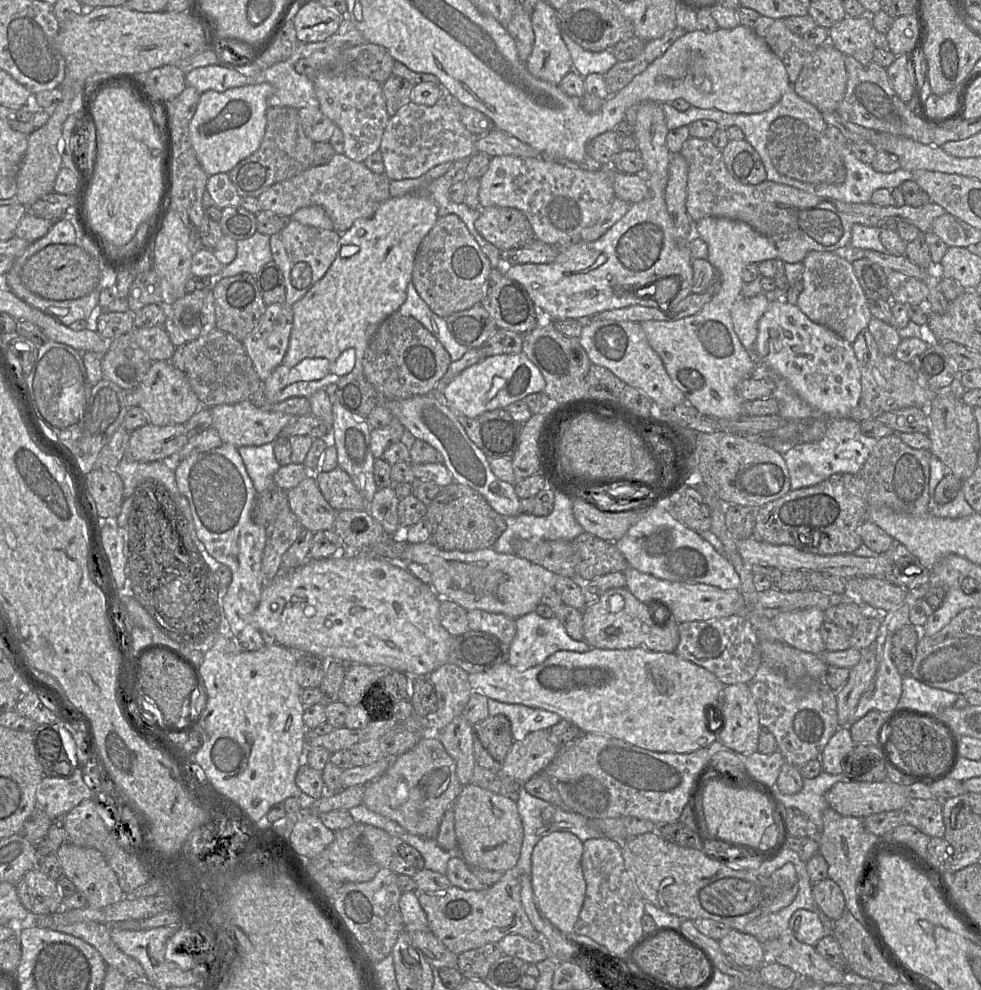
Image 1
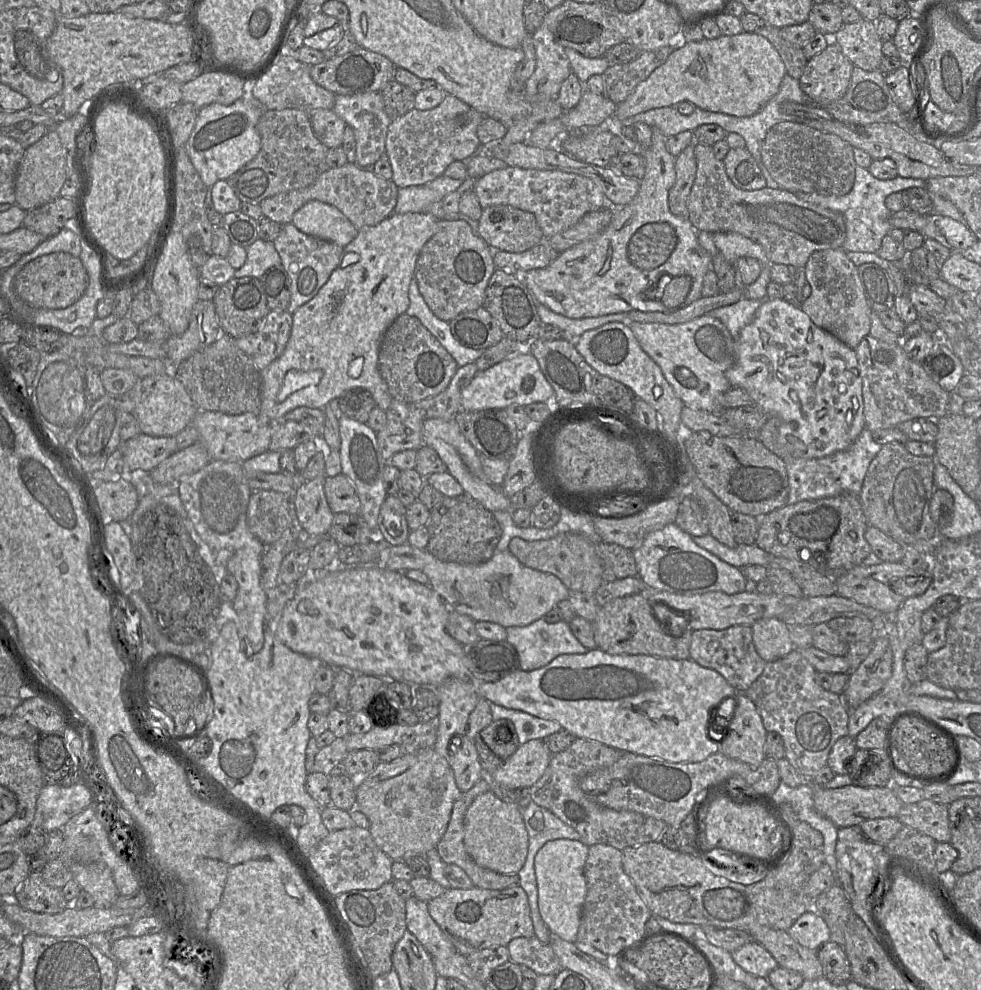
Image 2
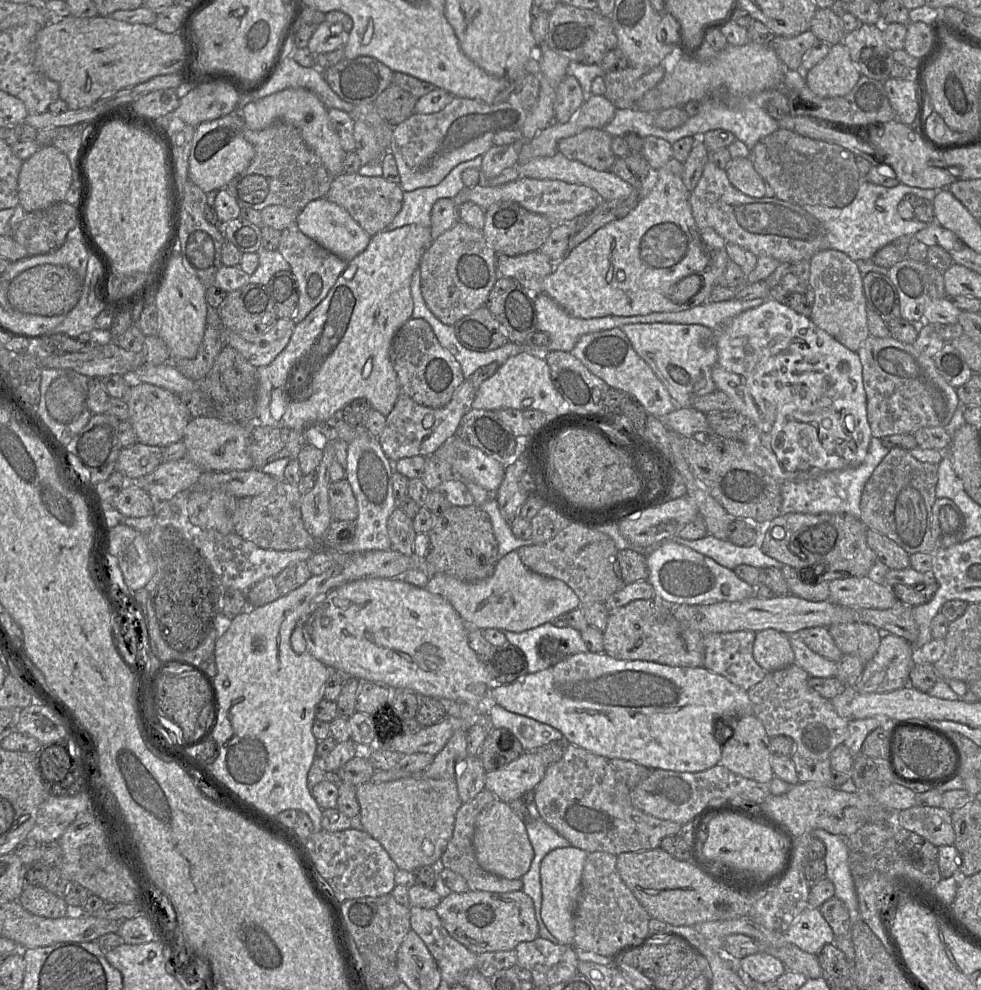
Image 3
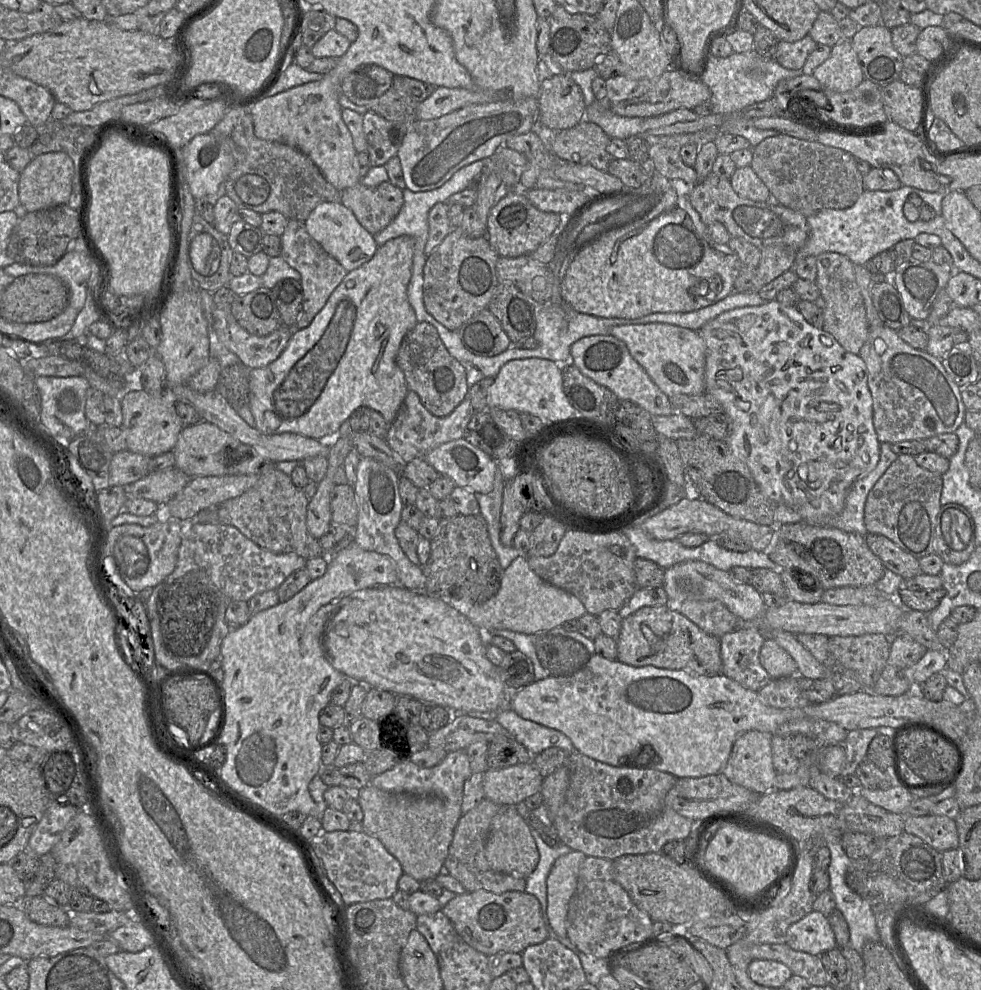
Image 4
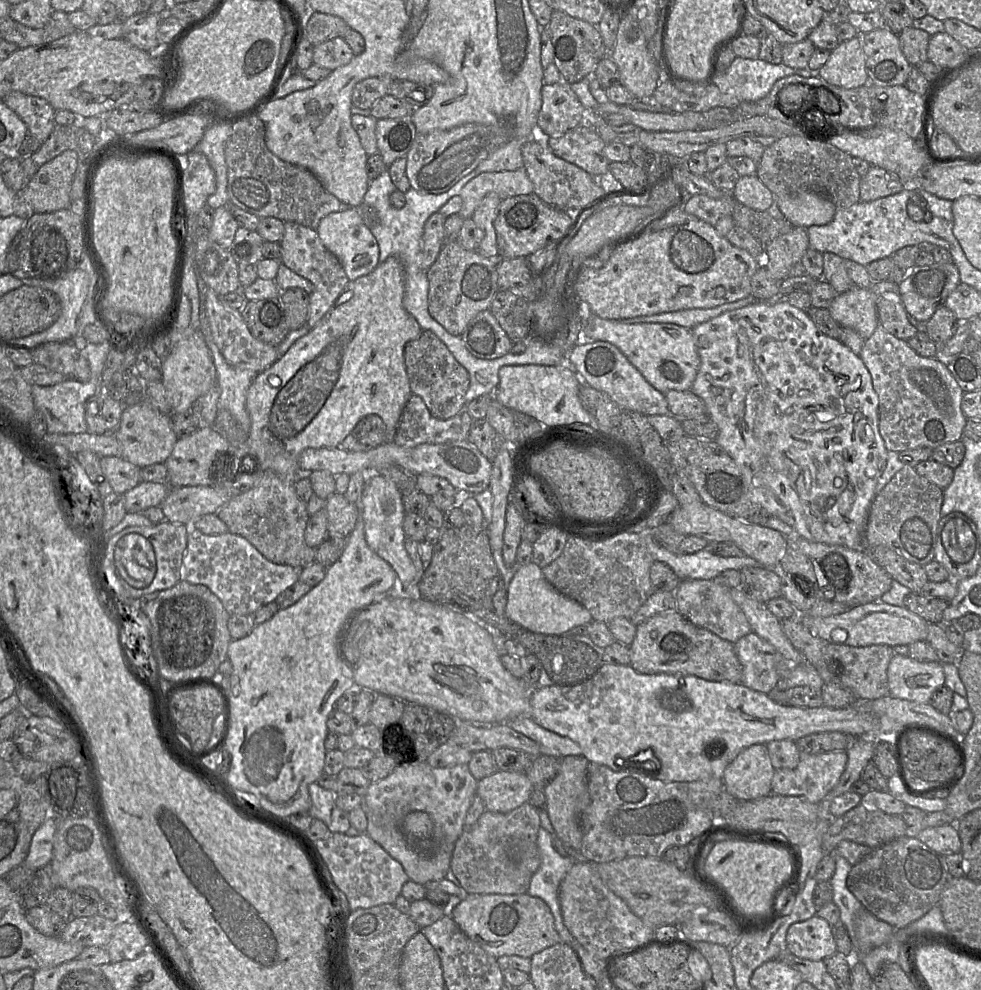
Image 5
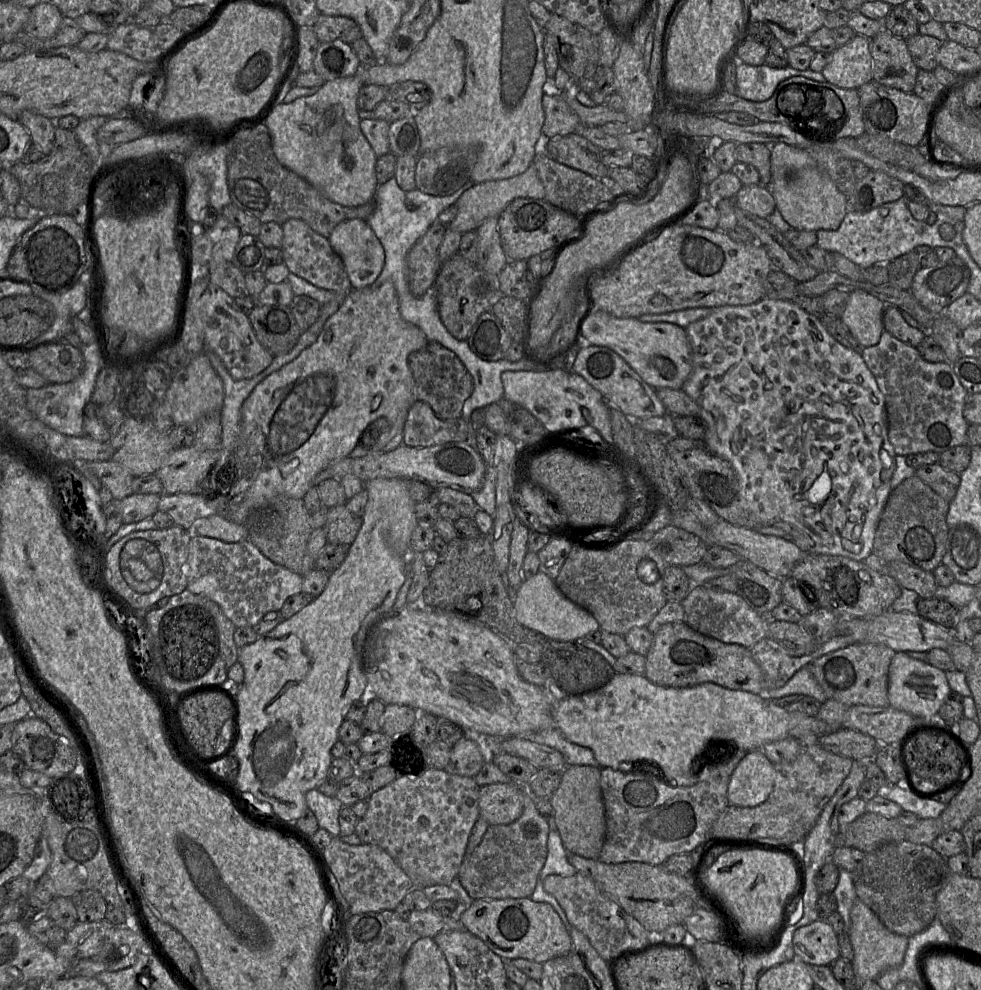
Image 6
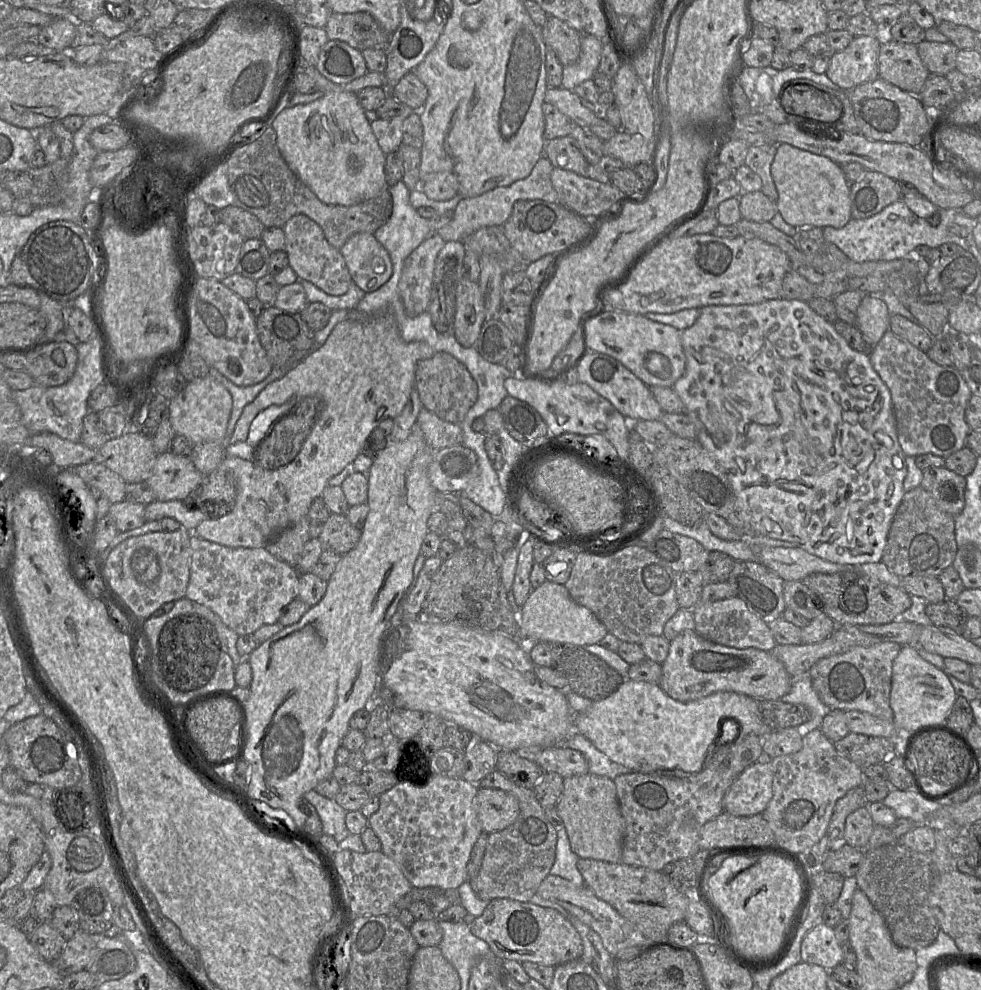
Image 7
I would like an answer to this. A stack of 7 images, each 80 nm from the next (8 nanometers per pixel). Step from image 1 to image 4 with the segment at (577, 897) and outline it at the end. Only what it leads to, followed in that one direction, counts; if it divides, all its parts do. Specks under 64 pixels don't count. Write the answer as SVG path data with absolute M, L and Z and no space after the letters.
M571 850L554 863L547 878L546 924L560 937L567 937L568 905L576 891L579 869L586 855Z

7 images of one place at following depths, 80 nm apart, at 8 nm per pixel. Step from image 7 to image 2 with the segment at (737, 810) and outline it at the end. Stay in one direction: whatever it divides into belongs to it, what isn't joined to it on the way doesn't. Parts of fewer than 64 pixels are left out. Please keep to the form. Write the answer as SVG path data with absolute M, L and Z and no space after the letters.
M744 692L734 697L736 707L728 726L723 727L723 738L709 732L708 737L717 741L720 751L729 758L757 768L766 758L764 744L767 731L753 701Z

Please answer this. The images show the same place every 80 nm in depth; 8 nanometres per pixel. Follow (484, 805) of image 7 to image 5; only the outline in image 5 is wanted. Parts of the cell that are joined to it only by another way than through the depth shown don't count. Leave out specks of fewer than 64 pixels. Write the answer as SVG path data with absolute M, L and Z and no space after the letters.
M498 770L479 780L477 794L487 811L508 813L528 803L534 789L527 773Z

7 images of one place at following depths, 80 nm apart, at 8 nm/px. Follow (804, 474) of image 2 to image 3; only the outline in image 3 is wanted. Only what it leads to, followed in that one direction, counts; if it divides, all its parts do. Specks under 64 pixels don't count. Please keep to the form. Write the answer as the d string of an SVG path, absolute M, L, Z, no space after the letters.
M872 436L867 455L857 467L822 472L807 480L786 480L781 484L782 505L780 515L788 513L823 514L844 513L861 518L860 500L865 484L875 468L888 454L881 439Z

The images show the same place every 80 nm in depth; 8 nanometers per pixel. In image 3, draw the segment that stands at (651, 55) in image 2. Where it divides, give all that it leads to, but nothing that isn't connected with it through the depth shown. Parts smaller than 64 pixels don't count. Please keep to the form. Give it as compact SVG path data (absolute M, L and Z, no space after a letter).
M663 66L632 67L604 74L604 96L616 109L633 108L635 103L664 77Z

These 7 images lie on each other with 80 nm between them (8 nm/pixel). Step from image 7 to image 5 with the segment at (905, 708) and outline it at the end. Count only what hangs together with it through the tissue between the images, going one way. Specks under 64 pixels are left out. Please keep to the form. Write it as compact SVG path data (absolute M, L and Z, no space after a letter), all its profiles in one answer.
M903 651L895 653L888 667L888 695L904 700L930 703L934 692L945 685L943 663L920 662Z

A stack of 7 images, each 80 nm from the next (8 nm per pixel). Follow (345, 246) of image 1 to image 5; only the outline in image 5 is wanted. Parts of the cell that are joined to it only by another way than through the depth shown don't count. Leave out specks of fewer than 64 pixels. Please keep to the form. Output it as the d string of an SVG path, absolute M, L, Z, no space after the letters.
M390 256L384 262L380 263L371 273L355 280L350 280L330 310L316 325L306 335L297 339L287 352L271 364L271 366L256 374L247 391L246 409L251 420L251 427L248 433L249 448L251 449L251 455L256 457L256 466L258 464L263 472L273 472L284 480L295 482L300 478L299 475L303 475L299 467L298 459L305 449L341 447L343 440L352 433L357 422L362 417L372 414L380 416L386 425L384 431L385 443L393 442L402 411L412 394L404 362L404 347L407 342L417 339L423 331L416 319L403 307L404 290L404 268L397 257Z

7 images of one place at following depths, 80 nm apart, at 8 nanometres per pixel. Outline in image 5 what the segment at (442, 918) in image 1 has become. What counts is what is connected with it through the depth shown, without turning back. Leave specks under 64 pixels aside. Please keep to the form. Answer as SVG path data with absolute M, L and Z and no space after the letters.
M469 894L450 916L470 939L496 958L518 955L531 959L536 953L562 942L550 907L541 898L529 894Z

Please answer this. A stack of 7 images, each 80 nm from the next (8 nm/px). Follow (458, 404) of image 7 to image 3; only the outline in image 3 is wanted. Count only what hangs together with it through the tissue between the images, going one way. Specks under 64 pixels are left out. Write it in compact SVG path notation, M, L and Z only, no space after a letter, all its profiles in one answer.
M412 317L397 330L391 342L389 358L401 393L426 407L444 407L465 380L458 361L440 345L430 324L422 318Z

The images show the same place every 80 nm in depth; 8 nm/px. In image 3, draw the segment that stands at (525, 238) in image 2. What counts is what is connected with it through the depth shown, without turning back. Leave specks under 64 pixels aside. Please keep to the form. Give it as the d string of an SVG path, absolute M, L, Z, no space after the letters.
M504 201L492 205L484 211L484 226L481 233L496 255L519 256L539 251L552 228L552 223L545 216L529 212L517 203Z

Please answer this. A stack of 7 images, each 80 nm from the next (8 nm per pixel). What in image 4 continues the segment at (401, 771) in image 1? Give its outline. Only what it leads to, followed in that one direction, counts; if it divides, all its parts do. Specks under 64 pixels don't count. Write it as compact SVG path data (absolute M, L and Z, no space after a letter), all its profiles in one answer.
M370 783L354 793L354 796L363 811L363 832L378 839L386 850L399 861L404 873L417 881L436 878L442 873L455 828L462 815L462 803L452 803L436 796L394 794Z

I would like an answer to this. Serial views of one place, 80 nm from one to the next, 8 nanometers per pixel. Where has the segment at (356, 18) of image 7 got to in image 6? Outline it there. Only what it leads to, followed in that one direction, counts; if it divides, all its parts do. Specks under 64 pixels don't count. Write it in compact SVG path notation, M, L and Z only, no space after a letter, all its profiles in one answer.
M320 14L312 28L320 43L341 40L351 44L362 37L357 23L347 17Z

